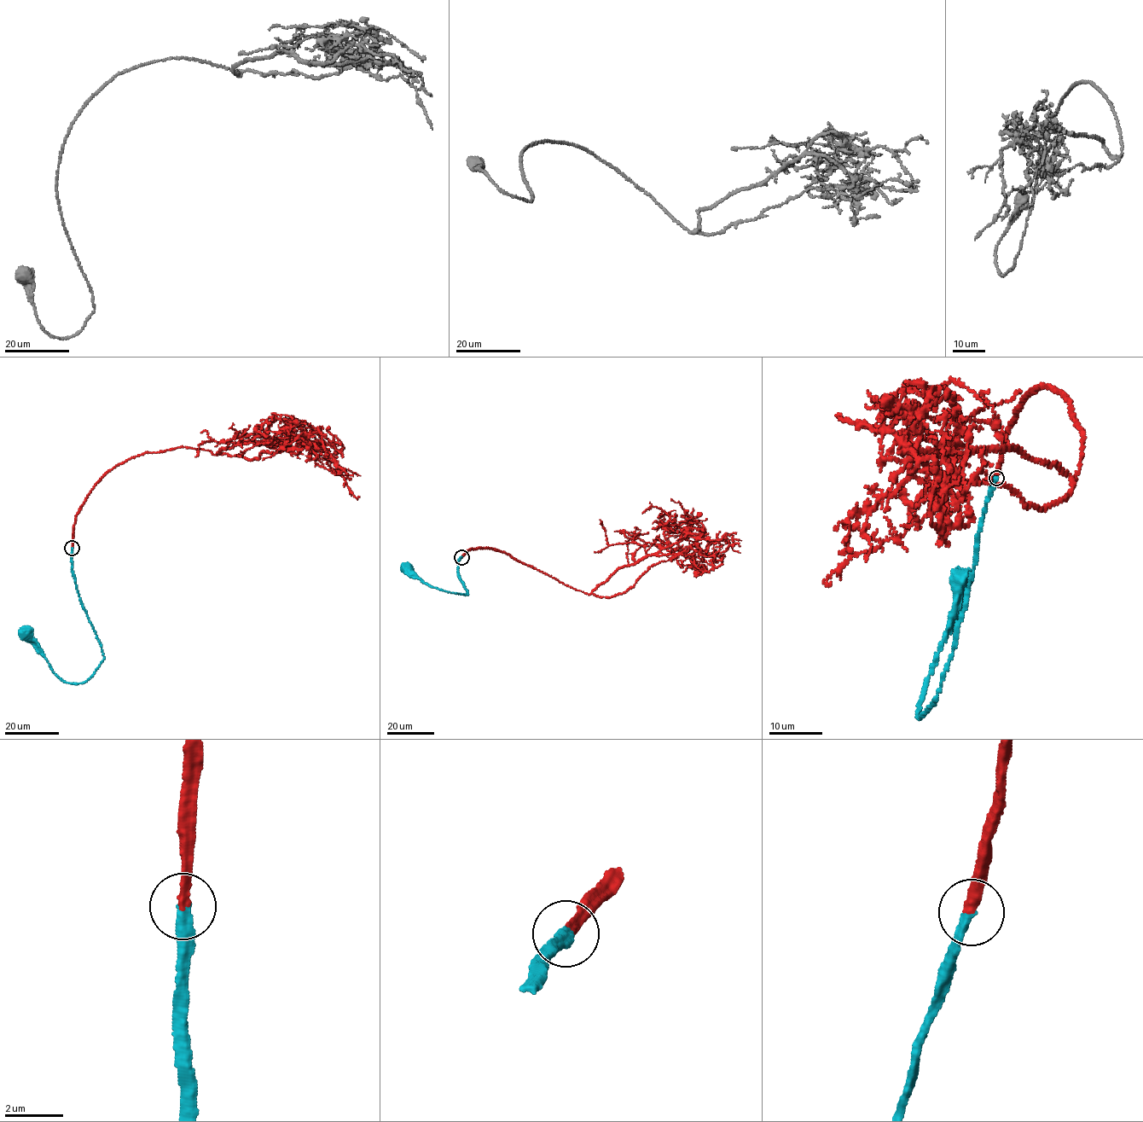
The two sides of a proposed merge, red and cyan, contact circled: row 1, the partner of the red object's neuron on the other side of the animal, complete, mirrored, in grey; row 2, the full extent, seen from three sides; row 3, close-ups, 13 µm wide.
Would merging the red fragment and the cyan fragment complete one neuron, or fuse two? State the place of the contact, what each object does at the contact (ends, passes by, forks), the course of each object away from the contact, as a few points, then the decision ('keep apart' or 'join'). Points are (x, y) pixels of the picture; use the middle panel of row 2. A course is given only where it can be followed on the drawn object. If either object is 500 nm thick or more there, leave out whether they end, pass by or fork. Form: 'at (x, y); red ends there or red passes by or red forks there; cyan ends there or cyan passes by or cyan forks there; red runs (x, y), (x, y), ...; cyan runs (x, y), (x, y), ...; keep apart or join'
at (461, 557); red ends there; cyan ends there; red runs (461, 557), (471, 548), (488, 547), (588, 594), (648, 555), (696, 552), (708, 556), (739, 546); cyan runs (461, 557), (457, 572), (467, 595), (431, 587), (406, 570); join

